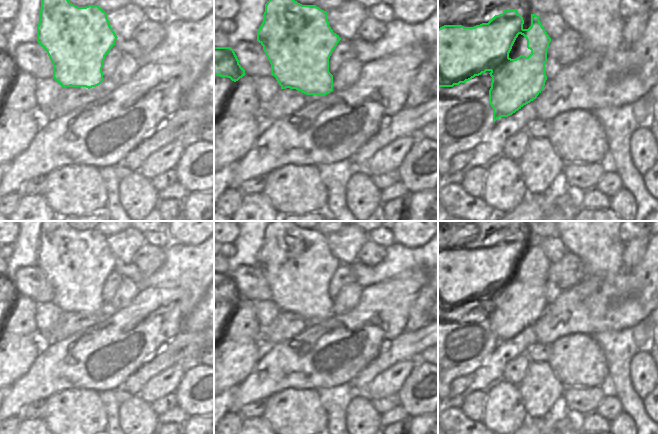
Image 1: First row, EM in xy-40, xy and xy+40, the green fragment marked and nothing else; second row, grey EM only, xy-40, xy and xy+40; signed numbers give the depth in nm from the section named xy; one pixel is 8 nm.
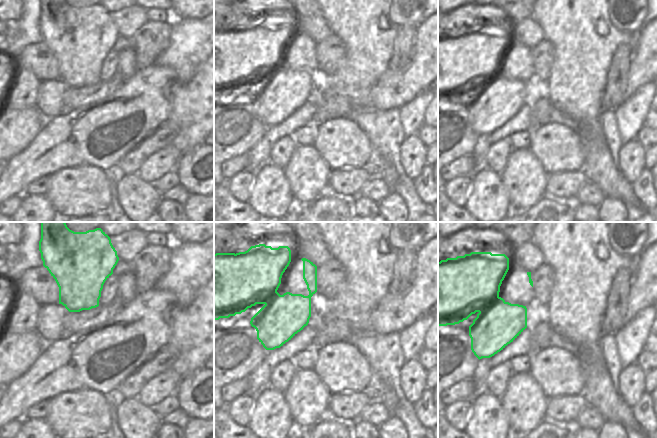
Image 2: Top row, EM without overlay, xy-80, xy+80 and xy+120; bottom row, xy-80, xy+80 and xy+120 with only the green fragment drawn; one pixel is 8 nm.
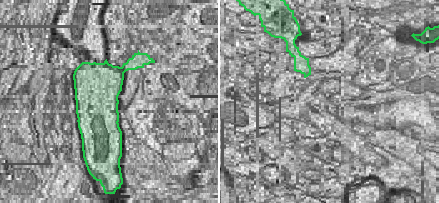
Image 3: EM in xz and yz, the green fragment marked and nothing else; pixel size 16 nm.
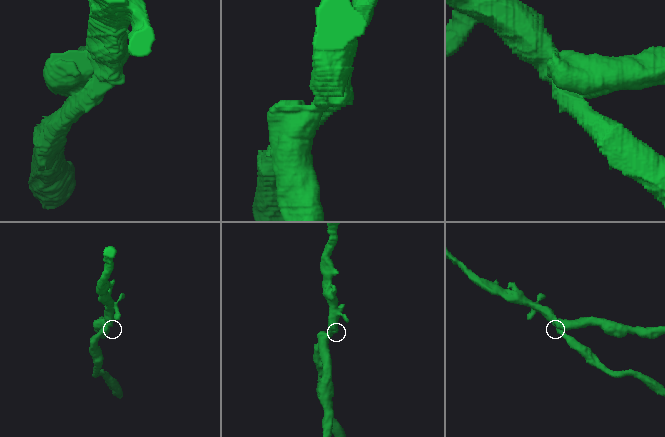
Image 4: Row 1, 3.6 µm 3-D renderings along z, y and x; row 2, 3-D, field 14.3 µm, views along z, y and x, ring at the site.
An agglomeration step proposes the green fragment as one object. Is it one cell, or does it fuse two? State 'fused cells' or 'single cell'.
fused cells

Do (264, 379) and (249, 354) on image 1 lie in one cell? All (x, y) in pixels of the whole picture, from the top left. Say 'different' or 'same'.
different

